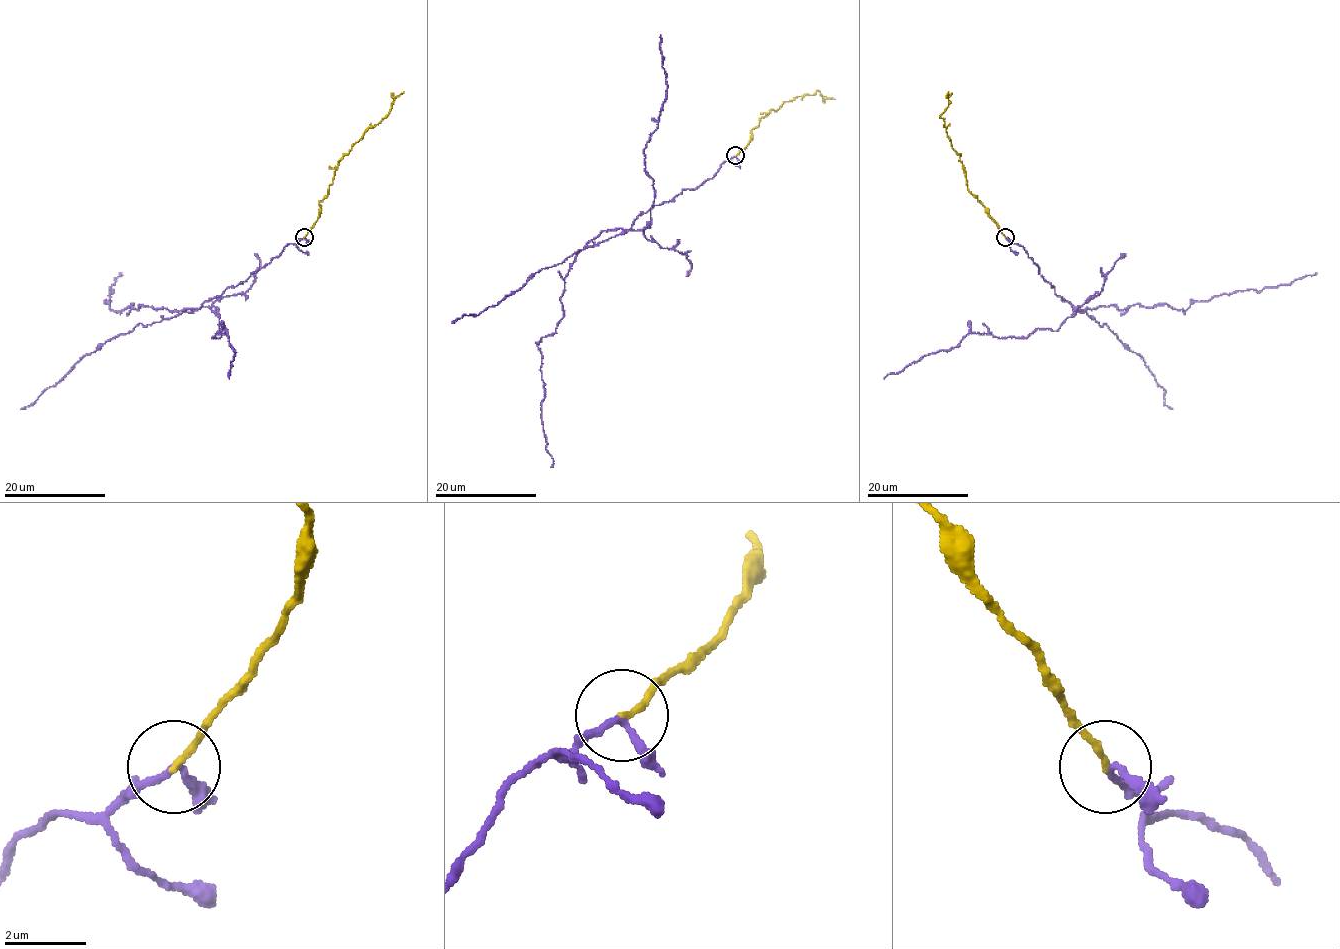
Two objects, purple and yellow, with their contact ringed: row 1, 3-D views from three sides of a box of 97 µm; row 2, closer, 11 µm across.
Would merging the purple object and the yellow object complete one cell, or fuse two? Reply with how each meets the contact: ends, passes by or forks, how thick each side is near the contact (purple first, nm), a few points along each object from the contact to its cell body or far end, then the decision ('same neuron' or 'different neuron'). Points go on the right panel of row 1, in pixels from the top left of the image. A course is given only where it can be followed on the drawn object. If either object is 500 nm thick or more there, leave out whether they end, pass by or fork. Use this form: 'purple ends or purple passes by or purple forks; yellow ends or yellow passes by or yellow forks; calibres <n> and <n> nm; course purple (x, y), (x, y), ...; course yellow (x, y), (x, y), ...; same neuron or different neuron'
purple passes by; yellow ends; calibres 150 and 150 nm; course purple (1005, 237), (1080, 310), (1140, 304), (1182, 310), (1316, 272); course yellow (1005, 237), (987, 209), (967, 188), (965, 167), (952, 147), (941, 117), (948, 105), (948, 91); same neuron

